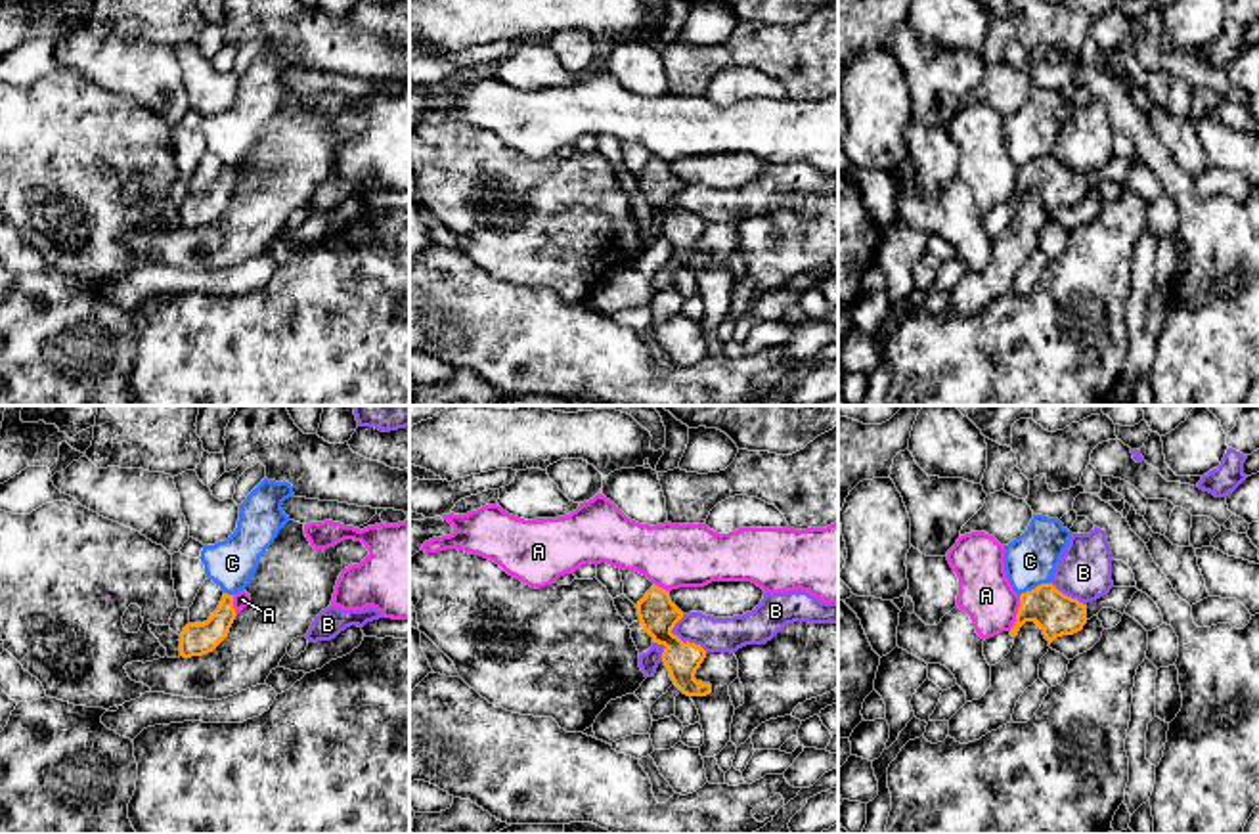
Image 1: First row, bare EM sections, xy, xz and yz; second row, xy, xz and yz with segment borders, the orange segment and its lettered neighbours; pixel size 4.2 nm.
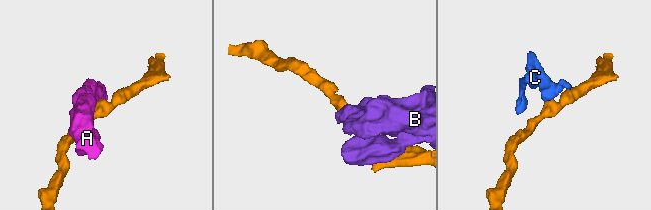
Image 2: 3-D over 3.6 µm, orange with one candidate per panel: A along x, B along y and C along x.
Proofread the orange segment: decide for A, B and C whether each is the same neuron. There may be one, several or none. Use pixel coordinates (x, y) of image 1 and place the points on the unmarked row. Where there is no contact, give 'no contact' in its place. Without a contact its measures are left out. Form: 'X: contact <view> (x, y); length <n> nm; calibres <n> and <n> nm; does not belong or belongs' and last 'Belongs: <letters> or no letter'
A: contact yz (1018, 184); length 160 nm; calibres 180 and 220 nm; does not belong
B: contact xz (680, 211); length 190 nm; calibres 160 and 140 nm; does not belong
C: contact yz (1036, 159); length 140 nm; calibres 180 and 220 nm; does not belong
Belongs: no letter

